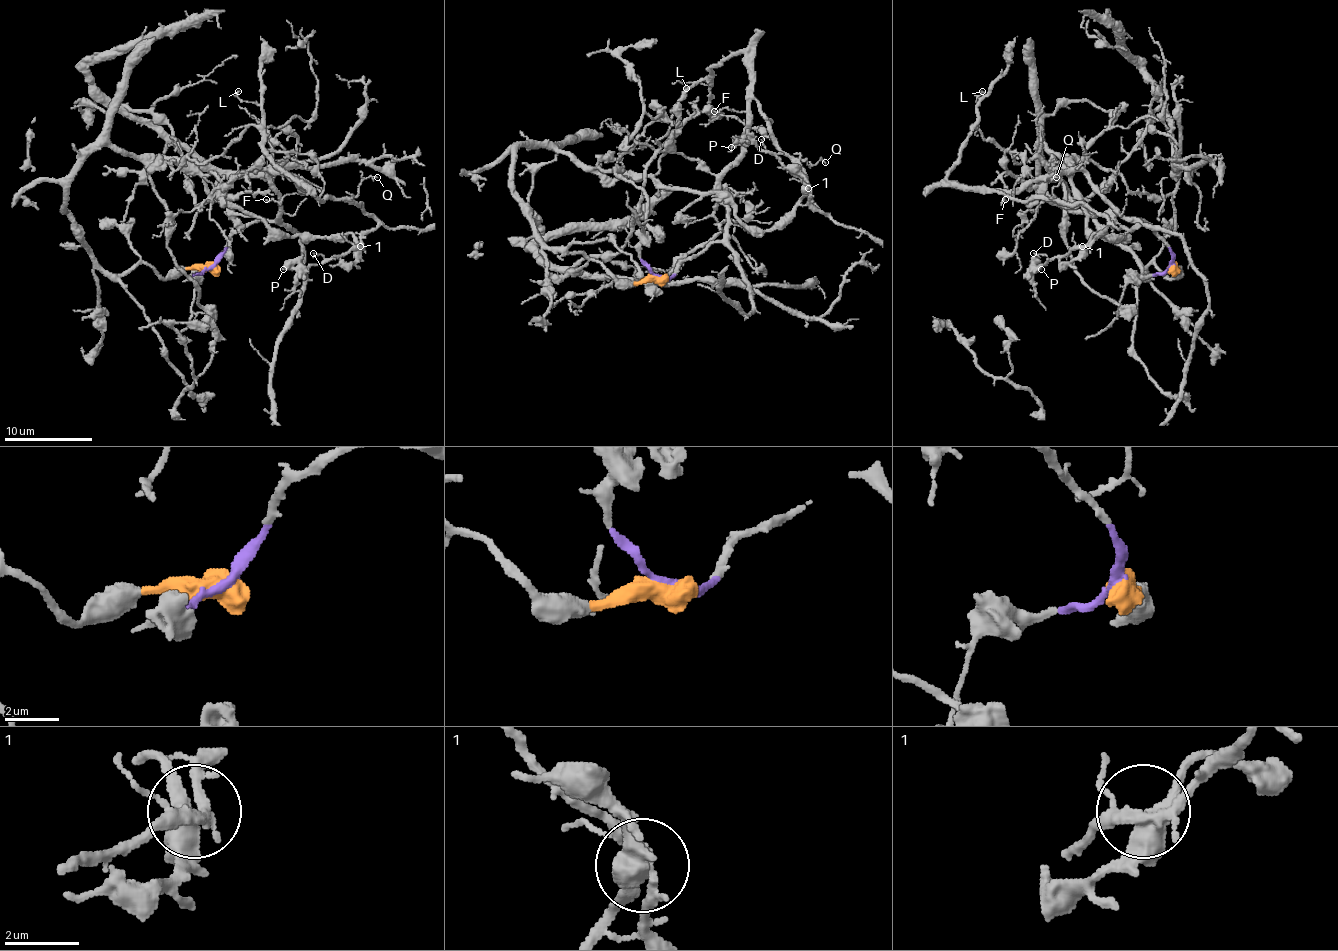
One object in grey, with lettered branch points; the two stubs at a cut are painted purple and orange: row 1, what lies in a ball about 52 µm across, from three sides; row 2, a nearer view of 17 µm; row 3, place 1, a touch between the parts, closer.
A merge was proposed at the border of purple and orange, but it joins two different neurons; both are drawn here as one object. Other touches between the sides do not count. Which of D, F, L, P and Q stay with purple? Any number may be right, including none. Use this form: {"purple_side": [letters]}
{"purple_side": ["D", "F", "L", "P", "Q"]}

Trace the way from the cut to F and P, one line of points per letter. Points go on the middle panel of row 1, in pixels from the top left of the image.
F: (658, 277), (724, 237), (726, 207), (715, 178), (742, 152), (746, 126), (744, 113), (713, 110)
P: (658, 277), (724, 237), (715, 178), (742, 152), (752, 99), (825, 213), (772, 154), (746, 141), (731, 148)

